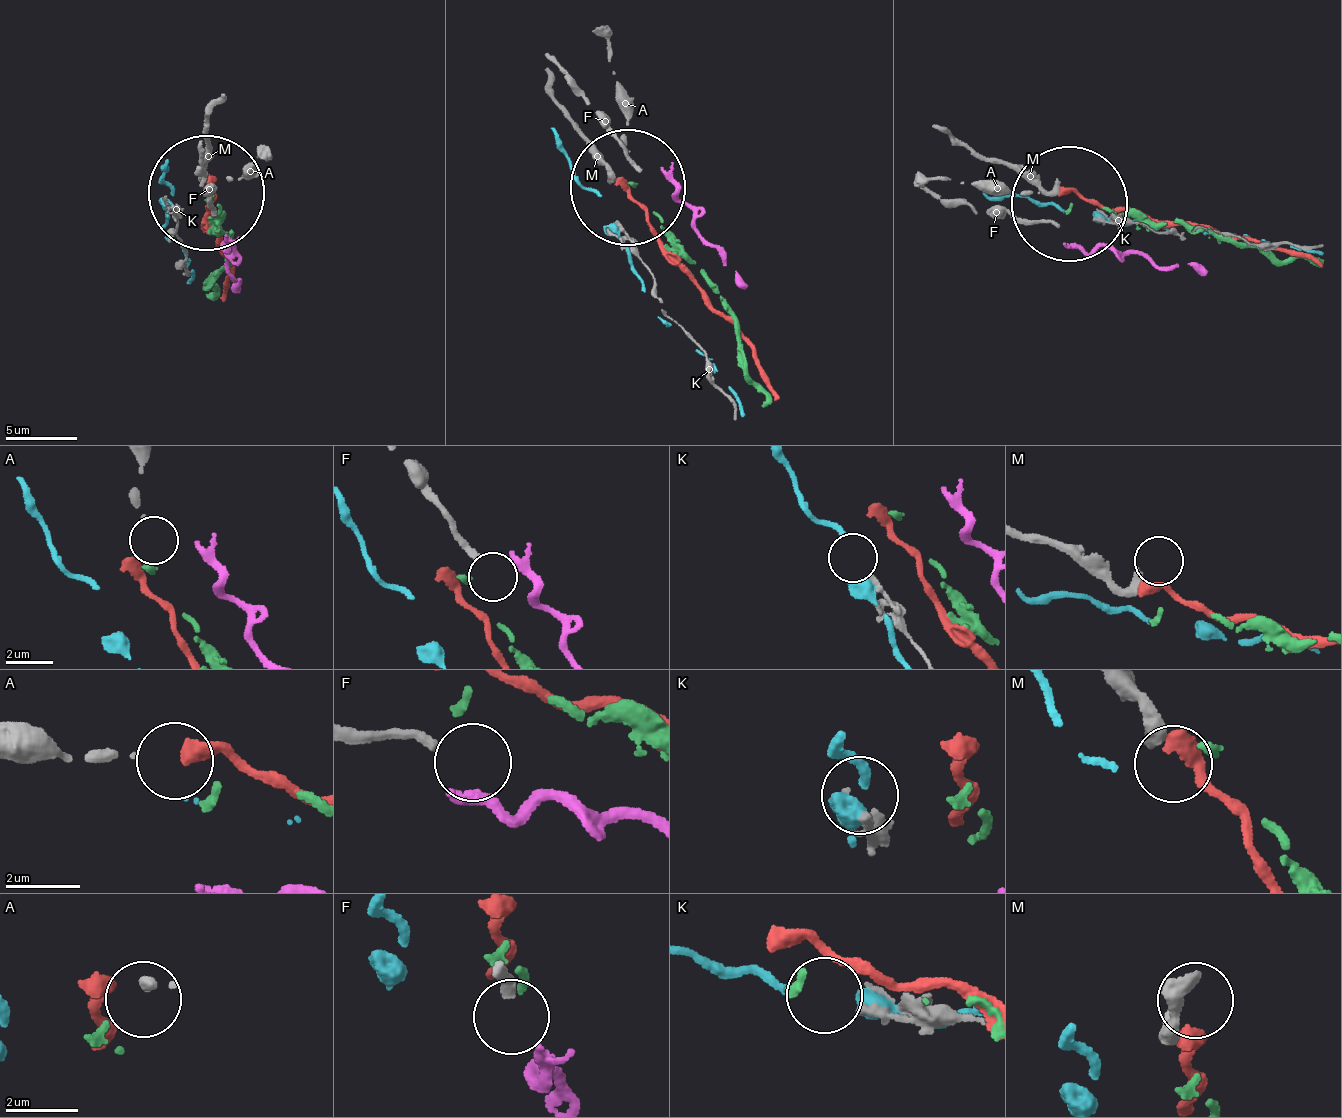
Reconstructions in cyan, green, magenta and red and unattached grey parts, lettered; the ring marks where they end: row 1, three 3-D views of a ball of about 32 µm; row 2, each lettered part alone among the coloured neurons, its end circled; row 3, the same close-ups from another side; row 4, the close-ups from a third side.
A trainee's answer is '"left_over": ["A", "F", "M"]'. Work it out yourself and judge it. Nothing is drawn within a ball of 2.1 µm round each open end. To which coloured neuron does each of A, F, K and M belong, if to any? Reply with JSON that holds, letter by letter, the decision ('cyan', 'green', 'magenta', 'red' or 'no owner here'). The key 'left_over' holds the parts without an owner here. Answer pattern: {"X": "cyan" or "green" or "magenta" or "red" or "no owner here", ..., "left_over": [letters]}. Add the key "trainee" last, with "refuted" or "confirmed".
{"A": "no owner here", "F": "no owner here", "K": "no owner here", "M": "no owner here", "left_over": ["A", "F", "K", "M"], "trainee": "refuted"}

